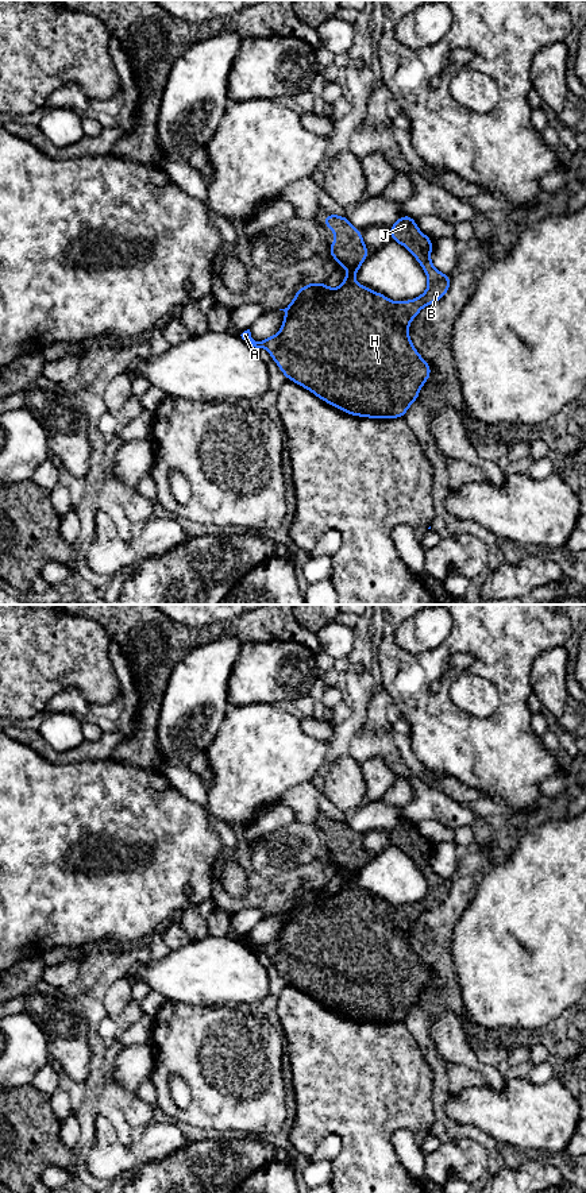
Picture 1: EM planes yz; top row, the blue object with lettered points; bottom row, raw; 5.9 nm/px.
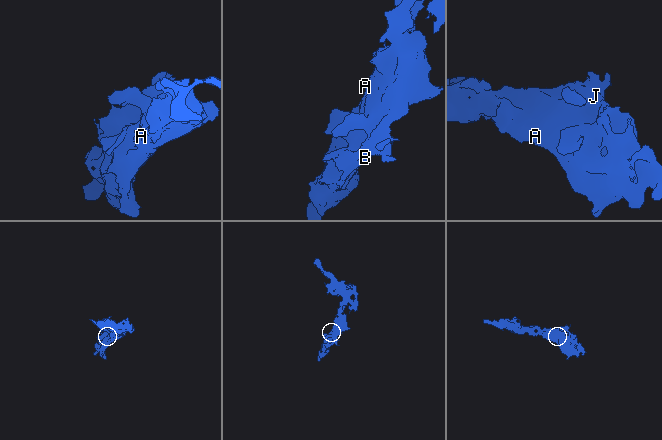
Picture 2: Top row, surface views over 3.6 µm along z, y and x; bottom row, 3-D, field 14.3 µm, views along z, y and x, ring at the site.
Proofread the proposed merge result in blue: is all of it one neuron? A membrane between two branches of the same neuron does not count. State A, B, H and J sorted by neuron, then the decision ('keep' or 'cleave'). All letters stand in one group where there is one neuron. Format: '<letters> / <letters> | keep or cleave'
A B H J | keep

